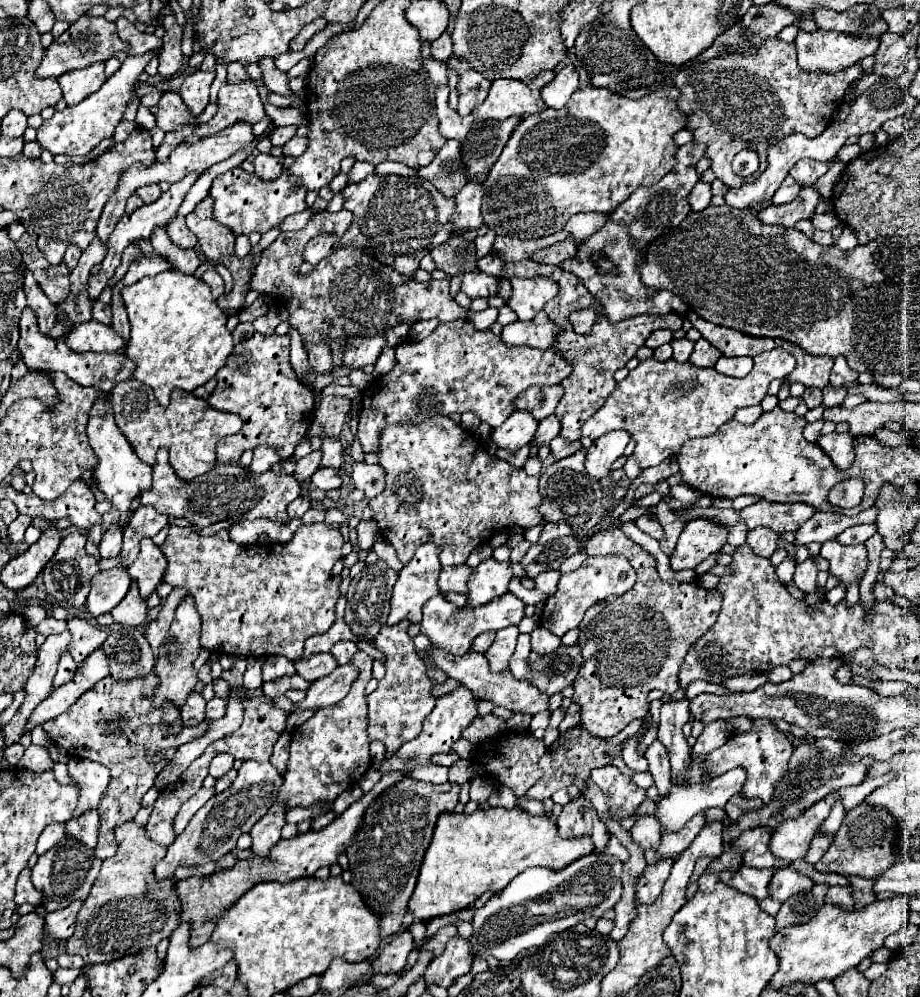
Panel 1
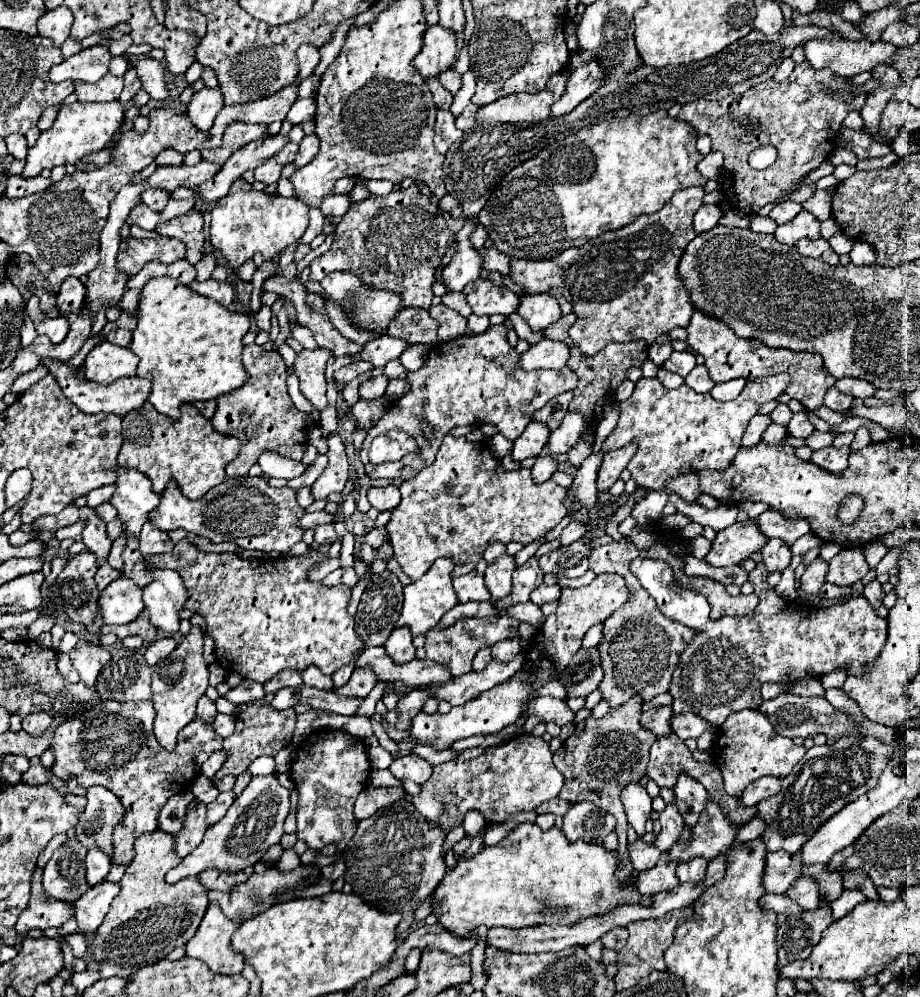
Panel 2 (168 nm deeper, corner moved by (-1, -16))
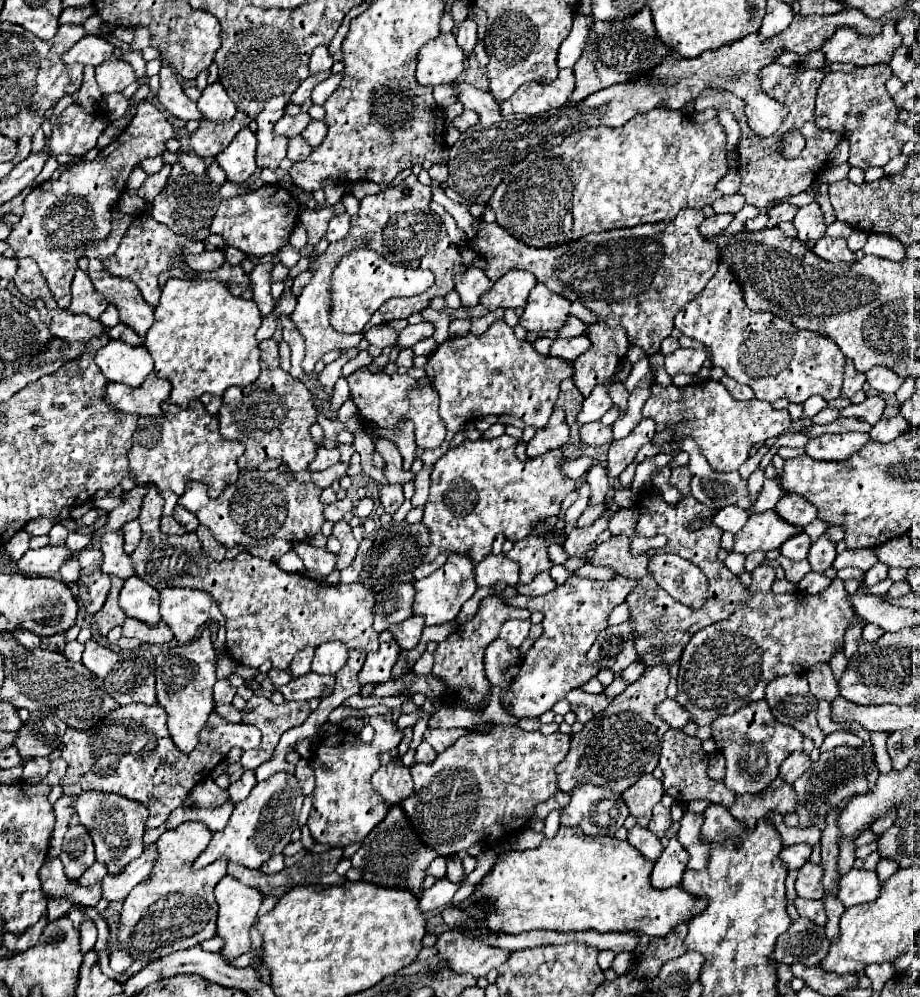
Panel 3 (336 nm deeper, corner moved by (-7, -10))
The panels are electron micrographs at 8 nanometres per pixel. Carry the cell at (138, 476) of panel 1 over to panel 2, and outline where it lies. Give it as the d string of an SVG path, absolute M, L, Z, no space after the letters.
M118 468L116 492L110 504L118 510L118 518L126 522L128 544L124 548L122 574L138 586L152 580L154 568L176 570L190 594L186 608L202 612L208 622L206 634L216 642L216 660L226 672L236 672L254 682L268 682L286 668L304 670L318 666L324 674L332 674L346 664L356 664L356 656L366 644L356 634L356 622L348 614L352 588L326 588L320 582L306 580L312 564L322 562L326 554L312 550L308 558L276 558L272 560L242 560L236 554L206 554L192 546L186 538L175 544L174 552L144 556L138 550L138 536L148 514L160 504L150 488L150 480L134 470Z

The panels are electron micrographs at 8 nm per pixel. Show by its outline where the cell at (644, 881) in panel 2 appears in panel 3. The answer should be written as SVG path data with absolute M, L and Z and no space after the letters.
M670 838L668 846L664 848L662 856L656 860L654 870L652 870L652 886L654 888L670 888L670 886L680 886L682 874L686 870L688 854L680 846L678 838Z

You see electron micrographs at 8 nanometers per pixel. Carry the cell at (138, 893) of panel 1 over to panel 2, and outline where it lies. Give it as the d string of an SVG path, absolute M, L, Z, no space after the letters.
M156 830L136 840L136 856L120 880L122 890L110 904L110 912L90 946L92 960L102 964L102 978L130 976L148 964L156 964L196 934L208 908L208 890L202 888L198 876L184 878L178 884L164 880L166 872L178 866L180 860L174 848L174 834Z

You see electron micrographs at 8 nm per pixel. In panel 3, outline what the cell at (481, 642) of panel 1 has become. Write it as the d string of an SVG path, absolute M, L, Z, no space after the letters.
M500 638L494 640L484 654L484 668L486 668L486 678L490 680L492 686L506 688L510 678L514 676L514 668L518 664L518 650L512 646L506 646Z

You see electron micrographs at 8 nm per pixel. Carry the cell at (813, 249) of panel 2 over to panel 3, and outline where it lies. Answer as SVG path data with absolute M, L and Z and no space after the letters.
M824 236L814 242L806 242L806 246L828 262L854 262L854 254L848 250L844 238Z

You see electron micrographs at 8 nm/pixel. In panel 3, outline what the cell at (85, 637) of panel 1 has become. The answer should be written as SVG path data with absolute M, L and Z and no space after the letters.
M88 640L84 644L84 654L82 654L82 664L94 672L98 678L104 678L110 668L118 662L118 652L106 646L100 646L94 640Z

